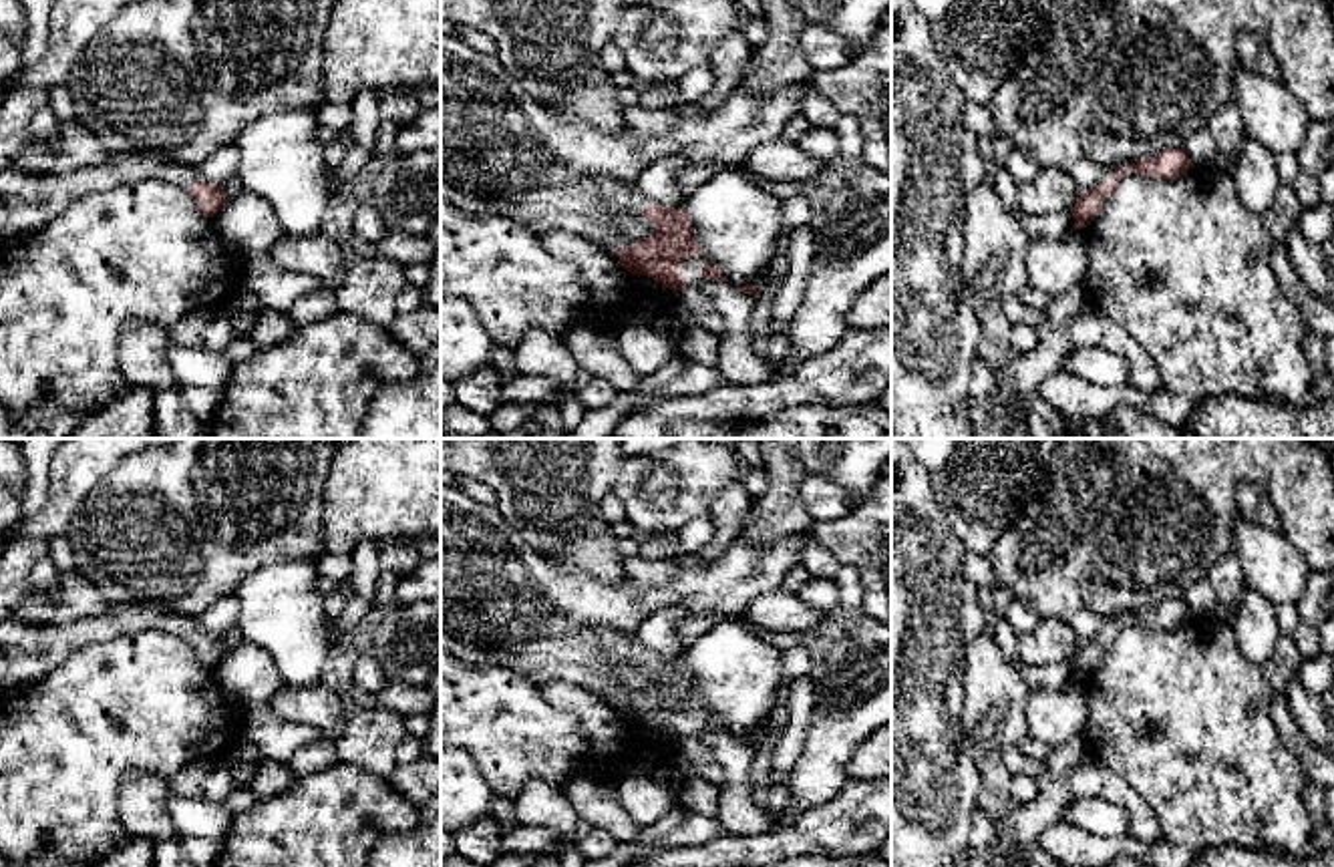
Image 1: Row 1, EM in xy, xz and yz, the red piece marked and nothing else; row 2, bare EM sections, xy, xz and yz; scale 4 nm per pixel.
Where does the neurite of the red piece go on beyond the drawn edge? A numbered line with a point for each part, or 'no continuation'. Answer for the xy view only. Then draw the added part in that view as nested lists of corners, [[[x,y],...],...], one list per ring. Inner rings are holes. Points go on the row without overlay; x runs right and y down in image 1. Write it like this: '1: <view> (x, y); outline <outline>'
1: xy (29, 652); outline [[[113,603],[105,614],[72,624],[0,622],[0,694],[10,694],[26,682],[38,682],[85,646],[107,644],[143,630],[175,634],[183,642],[201,632],[195,616],[127,603]]]

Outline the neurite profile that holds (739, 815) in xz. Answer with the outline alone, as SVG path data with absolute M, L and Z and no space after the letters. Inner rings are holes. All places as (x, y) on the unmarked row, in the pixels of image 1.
M706 728L700 740L724 770L716 817L724 837L759 835L775 827L773 815L753 801L753 758L757 748L724 730Z

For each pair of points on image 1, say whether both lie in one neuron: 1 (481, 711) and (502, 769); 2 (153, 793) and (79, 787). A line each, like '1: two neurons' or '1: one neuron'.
1: one neuron
2: two neurons

